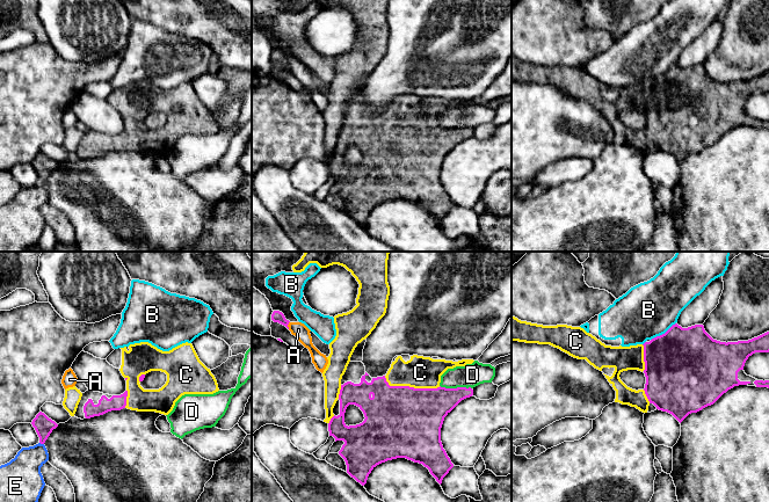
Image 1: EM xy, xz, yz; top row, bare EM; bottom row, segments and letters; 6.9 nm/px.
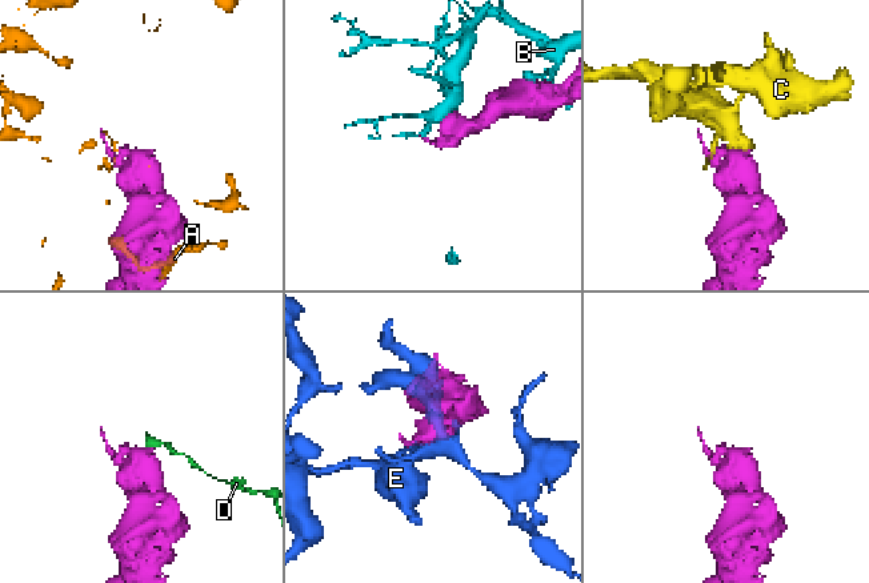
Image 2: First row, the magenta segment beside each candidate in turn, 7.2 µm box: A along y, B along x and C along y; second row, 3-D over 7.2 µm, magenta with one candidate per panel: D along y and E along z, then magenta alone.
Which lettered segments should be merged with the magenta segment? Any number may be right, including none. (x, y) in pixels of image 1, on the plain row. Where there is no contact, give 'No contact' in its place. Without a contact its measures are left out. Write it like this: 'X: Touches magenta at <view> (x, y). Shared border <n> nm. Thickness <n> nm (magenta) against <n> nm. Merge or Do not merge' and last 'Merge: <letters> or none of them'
A: Touches magenta at xz (288, 64). Shared border 60 nm. Thickness 80 nm (magenta) against 100 nm. Do not merge
B: Touches magenta at yz (662, 74). Shared border 220 nm. Thickness 500 nm (magenta) against 380 nm. Do not merge
C: Touches magenta at xz (411, 128). Shared border 400 nm. Thickness 500 nm (magenta) against 220 nm. Merge
D: Touches magenta at xz (457, 128). Shared border 220 nm. Thickness 280 nm (magenta) against 160 nm. Do not merge
E: Touches magenta at xy (42, 183). Shared border 40 nm. Thickness 130 nm (magenta) against 240 nm. Do not merge
Merge: C

